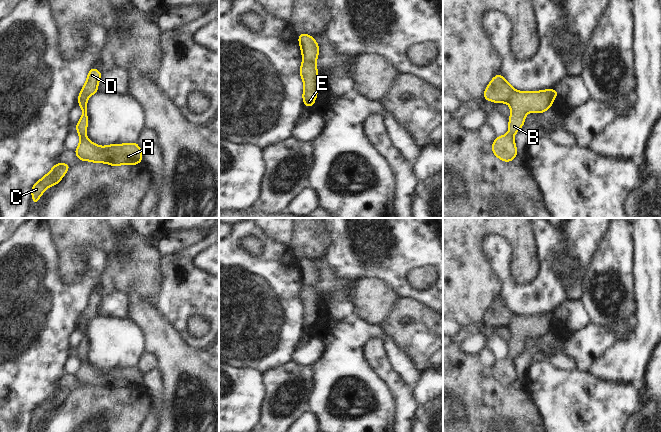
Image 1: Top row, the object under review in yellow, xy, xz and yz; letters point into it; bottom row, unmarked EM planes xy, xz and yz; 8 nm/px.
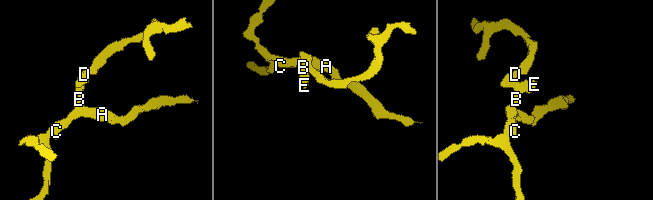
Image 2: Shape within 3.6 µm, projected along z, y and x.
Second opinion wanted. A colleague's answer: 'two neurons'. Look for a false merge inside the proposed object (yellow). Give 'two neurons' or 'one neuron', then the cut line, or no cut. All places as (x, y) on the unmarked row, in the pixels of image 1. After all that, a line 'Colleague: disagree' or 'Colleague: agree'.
two neurons; cut in yz along (514, 314), (507, 326)
Colleague: agree

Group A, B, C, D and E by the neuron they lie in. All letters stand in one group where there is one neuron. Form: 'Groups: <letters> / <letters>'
Groups: A B C E / D

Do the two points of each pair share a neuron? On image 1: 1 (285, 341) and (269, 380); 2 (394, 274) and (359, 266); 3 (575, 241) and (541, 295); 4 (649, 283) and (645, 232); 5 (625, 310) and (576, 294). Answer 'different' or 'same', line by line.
1: different
2: same
3: same
4: same
5: different

